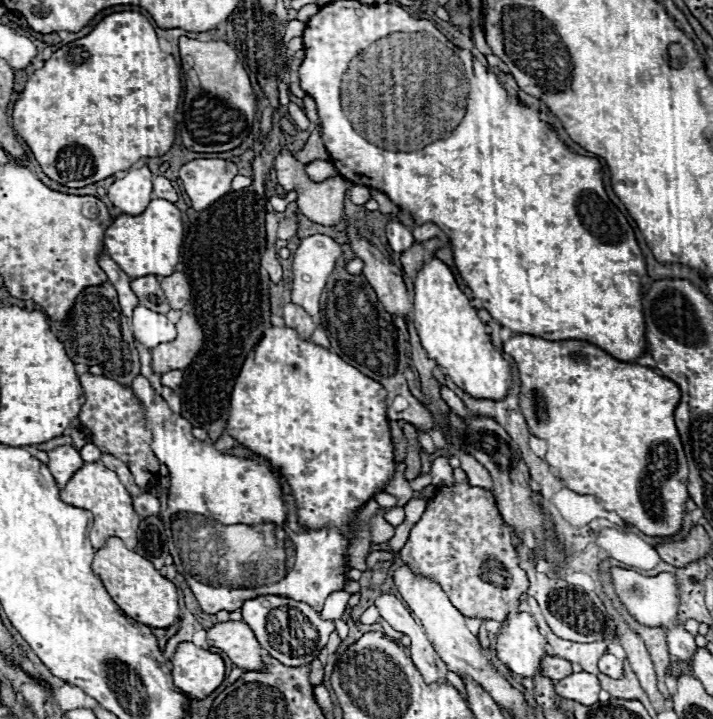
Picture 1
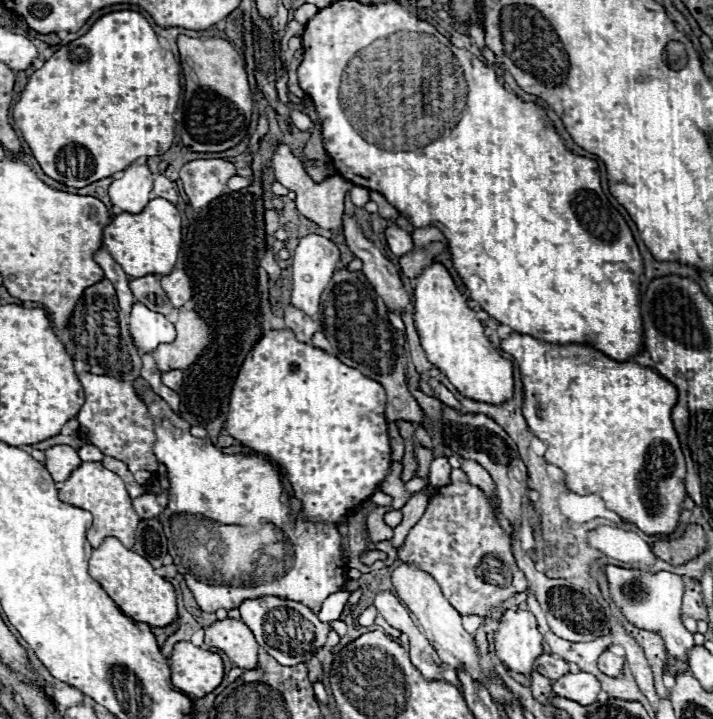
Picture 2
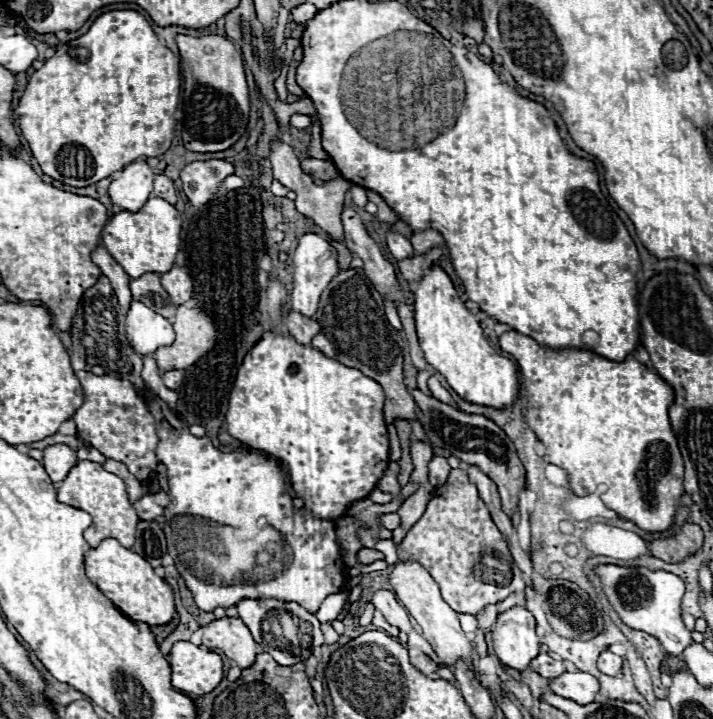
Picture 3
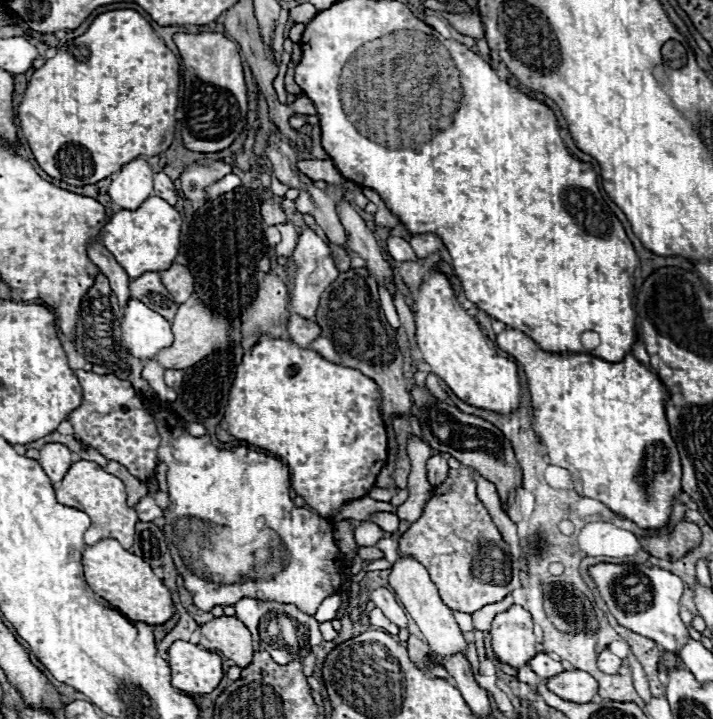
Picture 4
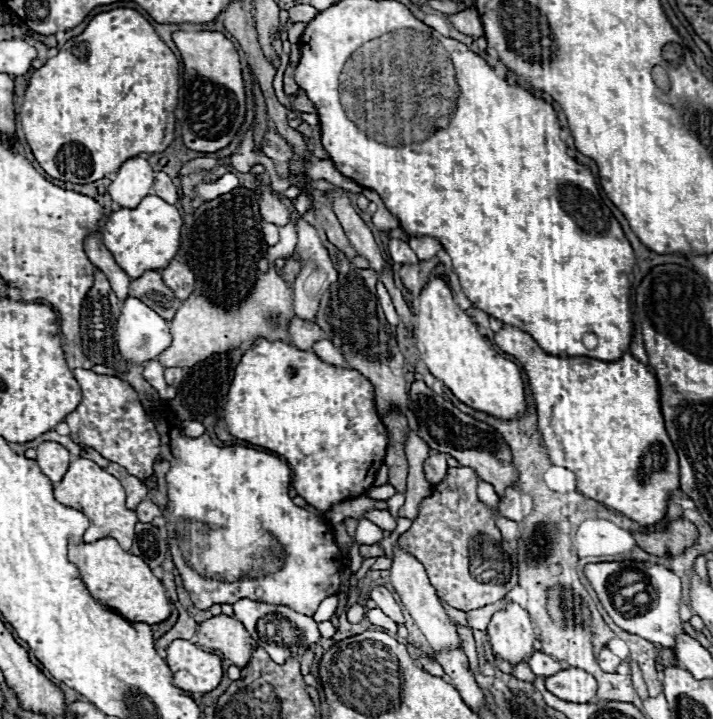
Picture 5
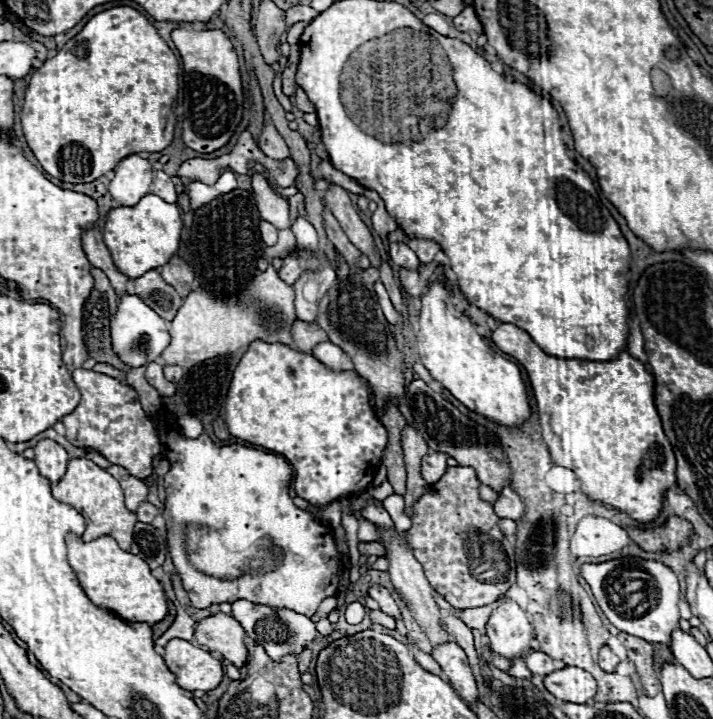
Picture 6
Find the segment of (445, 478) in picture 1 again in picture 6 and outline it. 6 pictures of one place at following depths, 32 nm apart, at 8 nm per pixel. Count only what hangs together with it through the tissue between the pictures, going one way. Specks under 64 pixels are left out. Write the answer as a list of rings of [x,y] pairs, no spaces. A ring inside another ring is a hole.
[[[428,452],[422,460],[422,476],[428,484],[436,484],[442,478],[442,472],[446,472],[446,460],[448,456],[444,452]]]

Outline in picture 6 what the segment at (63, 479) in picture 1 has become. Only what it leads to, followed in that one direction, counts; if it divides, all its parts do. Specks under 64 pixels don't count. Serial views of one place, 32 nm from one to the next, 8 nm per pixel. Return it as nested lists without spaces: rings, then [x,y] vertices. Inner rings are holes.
[[[42,440],[34,446],[36,452],[36,466],[42,476],[46,476],[52,484],[60,482],[62,476],[66,474],[66,466],[70,462],[68,452],[54,440]]]

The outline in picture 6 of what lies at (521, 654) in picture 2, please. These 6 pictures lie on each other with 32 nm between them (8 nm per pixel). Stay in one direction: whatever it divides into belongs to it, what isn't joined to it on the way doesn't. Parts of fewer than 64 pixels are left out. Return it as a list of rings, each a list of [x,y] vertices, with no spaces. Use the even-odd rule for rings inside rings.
[[[500,598],[500,606],[490,614],[486,624],[486,634],[490,648],[508,660],[524,658],[532,652],[530,640],[534,640],[534,628],[526,612],[512,600]]]

